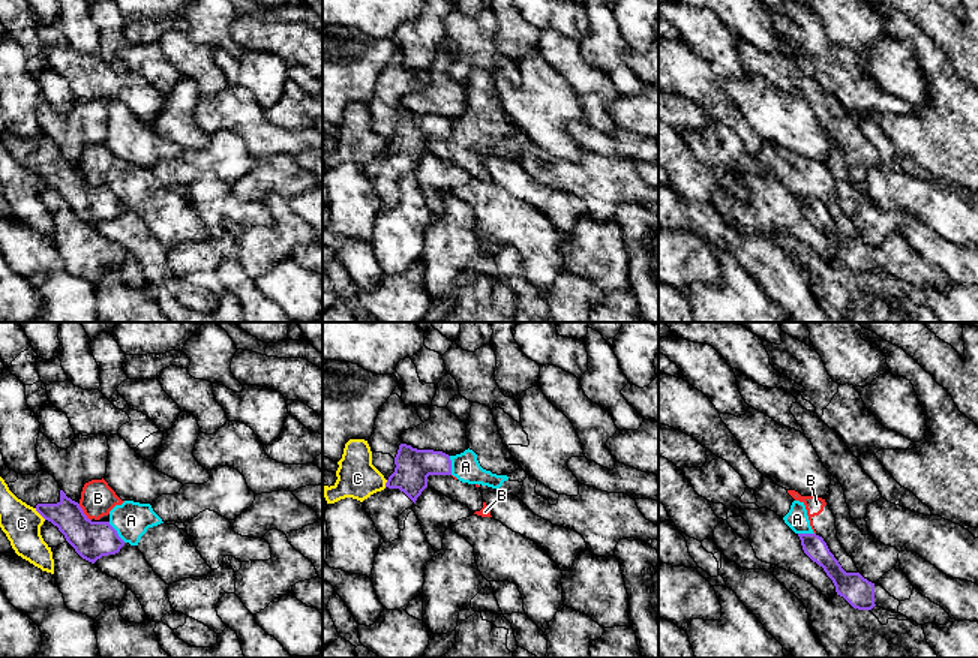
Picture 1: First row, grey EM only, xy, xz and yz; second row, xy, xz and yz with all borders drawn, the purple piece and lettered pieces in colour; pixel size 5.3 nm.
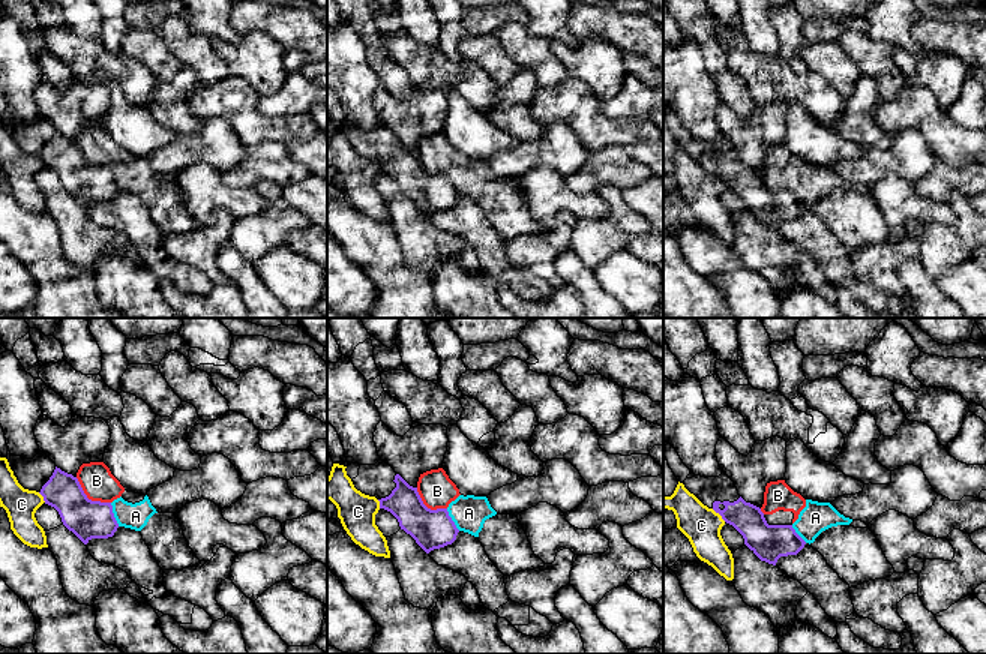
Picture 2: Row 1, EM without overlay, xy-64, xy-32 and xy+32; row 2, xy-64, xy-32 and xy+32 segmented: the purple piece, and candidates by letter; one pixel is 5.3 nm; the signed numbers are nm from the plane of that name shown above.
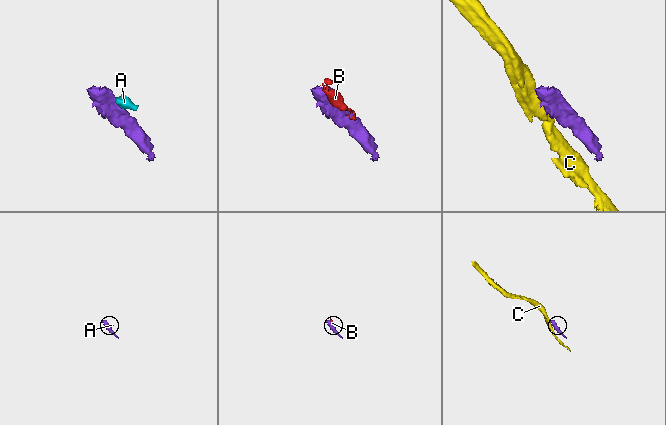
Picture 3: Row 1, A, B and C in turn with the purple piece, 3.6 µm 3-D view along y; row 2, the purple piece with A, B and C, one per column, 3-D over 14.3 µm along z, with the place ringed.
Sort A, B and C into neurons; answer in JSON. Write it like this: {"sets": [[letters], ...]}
{"sets": [["A", "B"], ["C"]]}

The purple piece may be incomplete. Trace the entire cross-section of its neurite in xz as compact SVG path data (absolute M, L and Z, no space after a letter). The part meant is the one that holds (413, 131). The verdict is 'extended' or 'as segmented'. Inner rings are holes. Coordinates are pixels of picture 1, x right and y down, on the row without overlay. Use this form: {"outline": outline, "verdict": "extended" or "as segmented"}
{"outline": "M400 108L394 121L394 136L386 153L362 168L386 207L399 202L399 180L414 171L428 151L429 139L452 139L450 120L442 115L417 114Z", "verdict": "extended"}

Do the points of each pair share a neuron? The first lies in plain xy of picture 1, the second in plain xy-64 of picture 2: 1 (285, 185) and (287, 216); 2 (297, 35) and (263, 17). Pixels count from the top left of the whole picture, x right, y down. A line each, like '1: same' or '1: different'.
1: different
2: same

